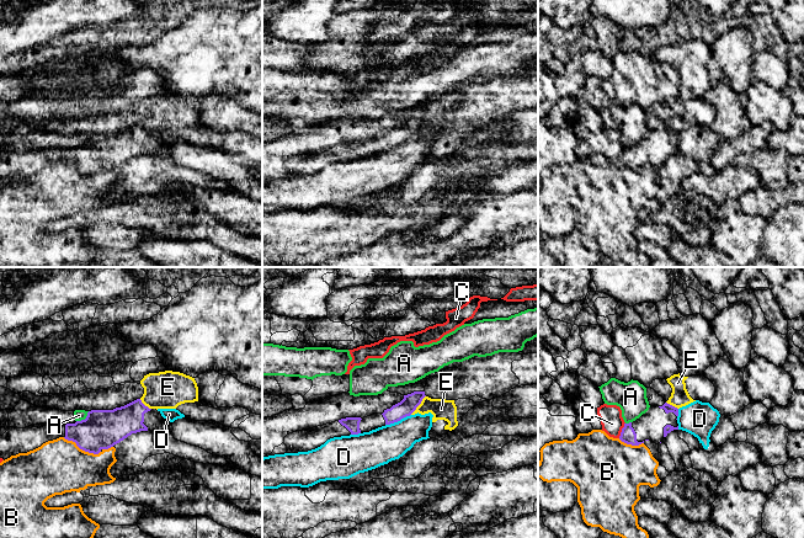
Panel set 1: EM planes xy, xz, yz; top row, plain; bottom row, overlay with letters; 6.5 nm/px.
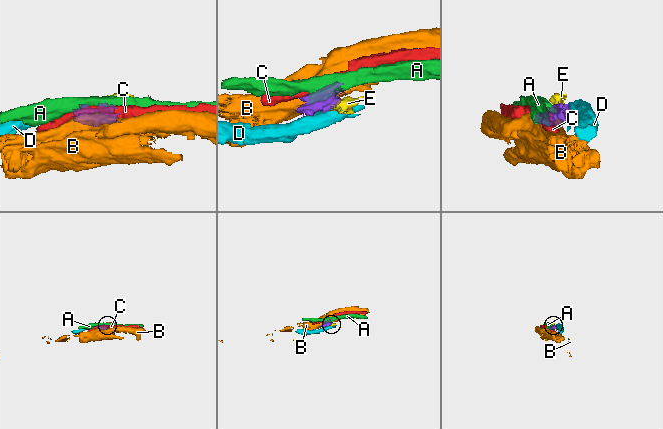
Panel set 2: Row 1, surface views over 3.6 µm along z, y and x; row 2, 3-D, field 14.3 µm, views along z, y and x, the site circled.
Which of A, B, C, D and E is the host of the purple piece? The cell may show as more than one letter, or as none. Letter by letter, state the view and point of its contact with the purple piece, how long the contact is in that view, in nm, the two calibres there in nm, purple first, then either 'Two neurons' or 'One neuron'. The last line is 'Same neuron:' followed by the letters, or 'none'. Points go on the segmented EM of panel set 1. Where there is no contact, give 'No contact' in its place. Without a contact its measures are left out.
A: Touches purple at xy (85, 419). Shared border 110 nm. Thickness 260 nm (purple) against 70 nm. Two neurons
B: Touches purple at xy (81, 448). Shared border 260 nm. Thickness 260 nm (purple) against 360 nm. Two neurons
C: Touches purple at yz (622, 430). Shared border 110 nm. Thickness 100 nm (purple) against 150 nm. Two neurons
D: Touches purple at xz (398, 420). Shared border 180 nm. Thickness 110 nm (purple) against 240 nm. Two neurons
E: Touches purple at xz (419, 404). Shared border 160 nm. Thickness 110 nm (purple) against 140 nm. Two neurons
Same neuron: none

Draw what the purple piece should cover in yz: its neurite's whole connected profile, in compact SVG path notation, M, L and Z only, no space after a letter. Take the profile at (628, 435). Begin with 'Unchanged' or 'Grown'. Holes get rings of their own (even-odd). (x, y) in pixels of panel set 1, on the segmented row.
Grown. M665 403L662 406L650 406L633 422L624 424L619 440L627 444L639 446L645 441L656 444L673 430L678 430L678 409Z

